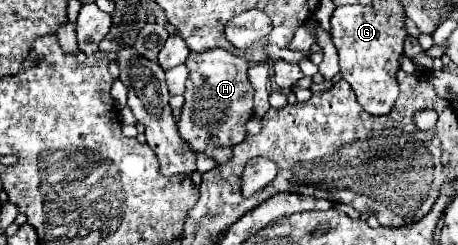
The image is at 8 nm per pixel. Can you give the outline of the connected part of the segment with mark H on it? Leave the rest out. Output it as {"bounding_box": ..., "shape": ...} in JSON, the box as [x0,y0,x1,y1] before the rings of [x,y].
{"bounding_box":[178,48,254,162],"shape":[[[212,48],[202,54],[190,52],[186,66],[190,76],[186,80],[186,102],[178,122],[178,132],[194,152],[202,150],[216,162],[226,162],[232,154],[232,146],[244,140],[244,124],[252,116],[254,88],[246,74],[248,62],[224,48]]]}

